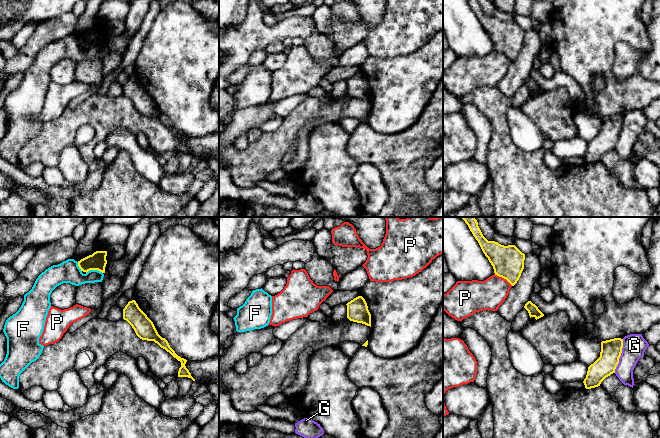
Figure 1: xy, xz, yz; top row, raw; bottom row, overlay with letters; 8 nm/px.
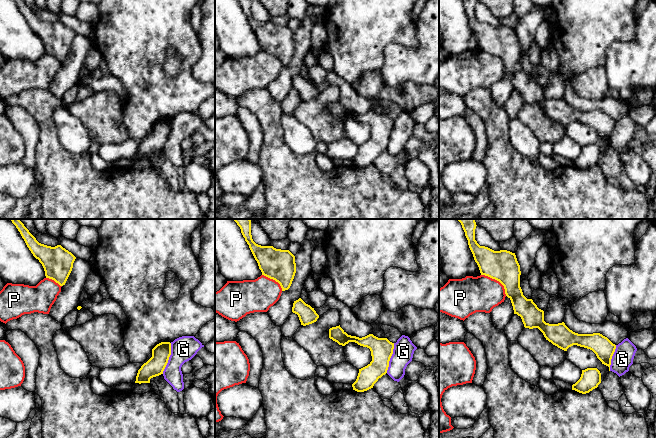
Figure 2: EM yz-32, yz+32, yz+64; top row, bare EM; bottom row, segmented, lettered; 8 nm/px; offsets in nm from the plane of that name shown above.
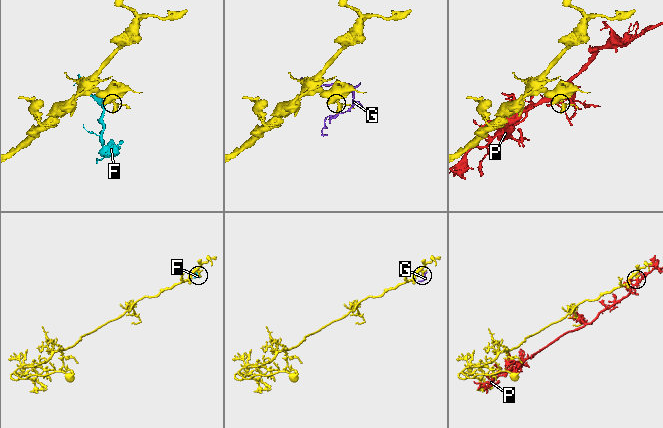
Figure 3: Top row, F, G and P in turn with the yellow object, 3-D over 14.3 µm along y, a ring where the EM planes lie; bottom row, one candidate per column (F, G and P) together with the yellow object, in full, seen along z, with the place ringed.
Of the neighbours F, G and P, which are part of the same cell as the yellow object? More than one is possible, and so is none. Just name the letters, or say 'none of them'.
none of them

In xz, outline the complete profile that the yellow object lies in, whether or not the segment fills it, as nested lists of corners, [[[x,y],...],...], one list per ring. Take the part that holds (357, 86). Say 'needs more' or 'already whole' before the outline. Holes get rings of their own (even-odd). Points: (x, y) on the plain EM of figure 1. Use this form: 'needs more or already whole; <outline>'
already whole; [[[358,72],[347,80],[347,94],[350,97],[362,99],[371,103],[371,90],[362,72]]]

